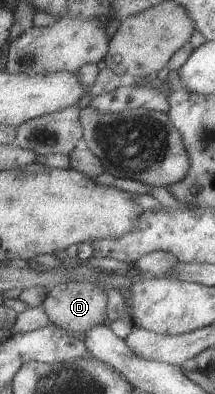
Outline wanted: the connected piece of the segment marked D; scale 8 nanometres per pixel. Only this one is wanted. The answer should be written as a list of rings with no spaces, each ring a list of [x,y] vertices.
[[[67,282],[50,288],[42,305],[52,322],[70,332],[88,332],[94,326],[103,325],[108,318],[107,288],[94,283]]]

